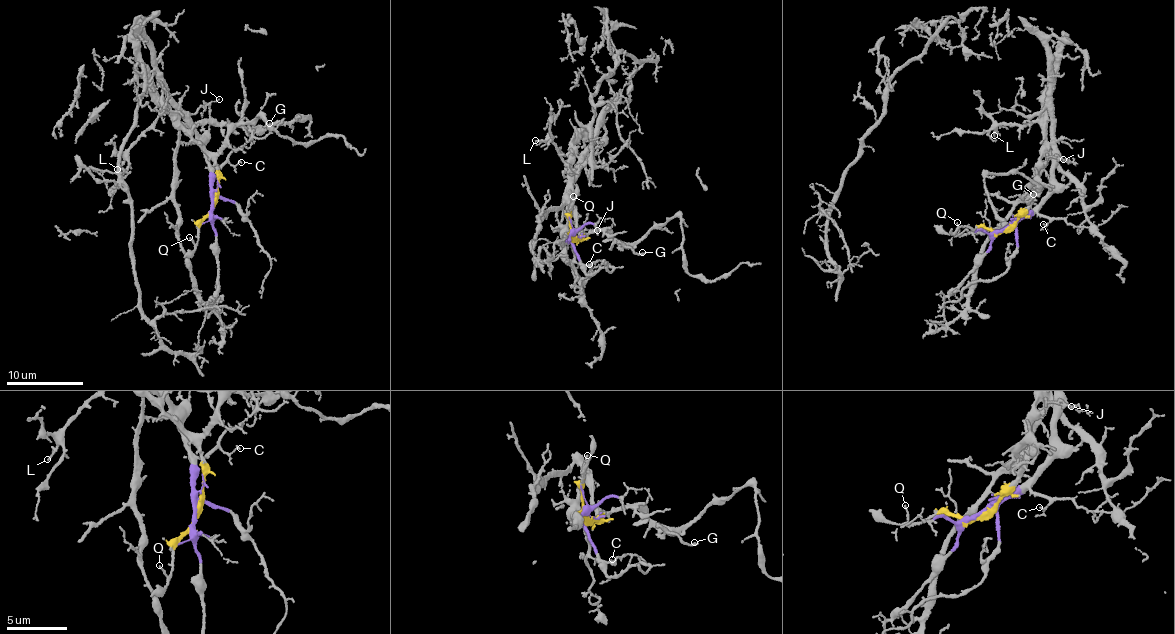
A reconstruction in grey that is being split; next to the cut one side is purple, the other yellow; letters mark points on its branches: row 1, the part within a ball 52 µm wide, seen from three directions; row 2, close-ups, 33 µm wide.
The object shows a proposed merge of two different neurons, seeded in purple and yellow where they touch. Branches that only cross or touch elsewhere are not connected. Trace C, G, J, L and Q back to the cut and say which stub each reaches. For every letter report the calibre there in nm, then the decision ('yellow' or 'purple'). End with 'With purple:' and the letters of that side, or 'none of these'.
C: 120 nm thick; purple
G: 120 nm thick; yellow
J: 90 nm thick; purple
L: 130 nm thick; yellow
Q: 120 nm thick; yellow
With purple: C, J

